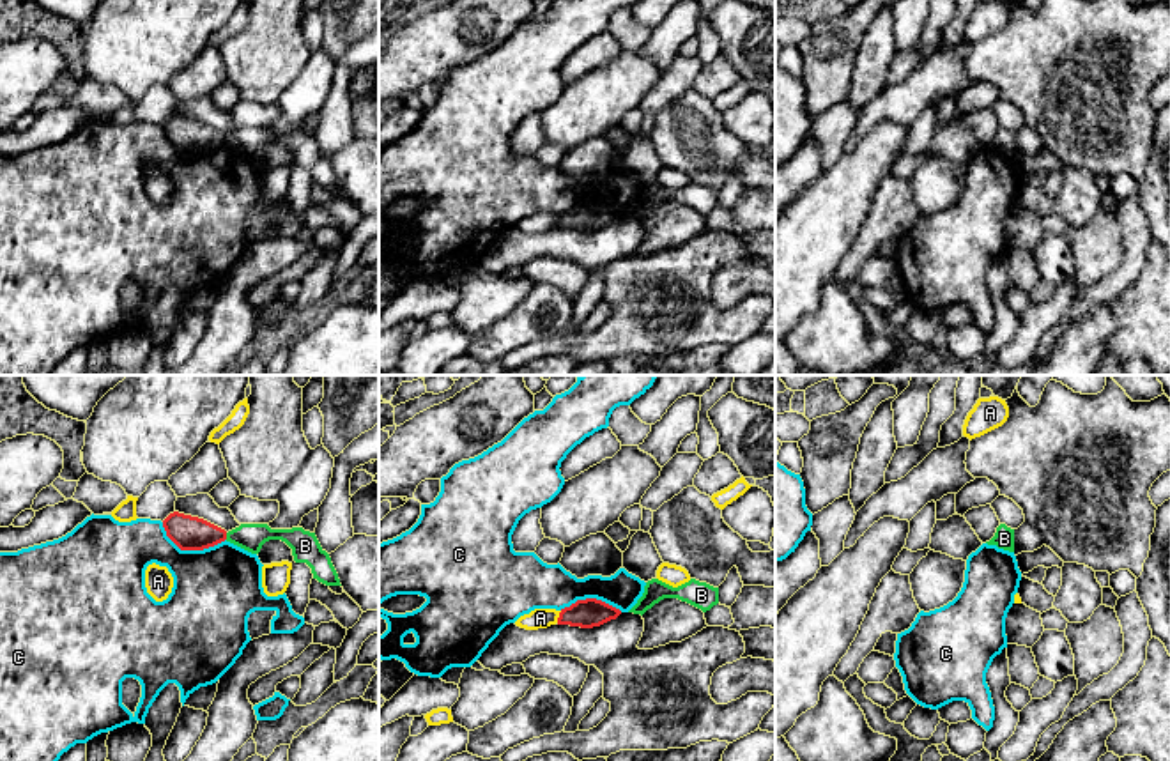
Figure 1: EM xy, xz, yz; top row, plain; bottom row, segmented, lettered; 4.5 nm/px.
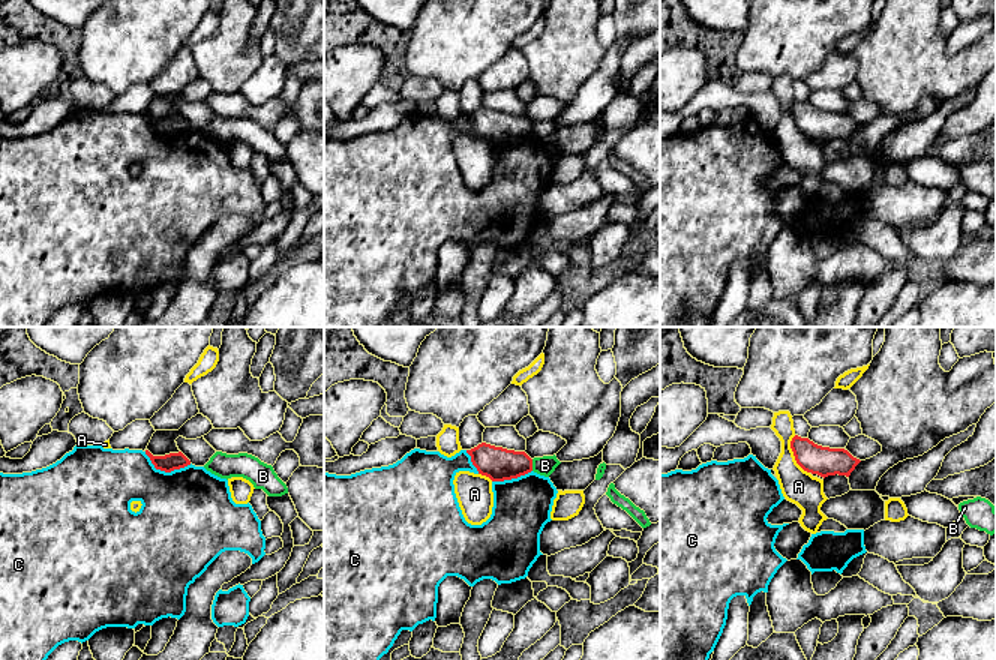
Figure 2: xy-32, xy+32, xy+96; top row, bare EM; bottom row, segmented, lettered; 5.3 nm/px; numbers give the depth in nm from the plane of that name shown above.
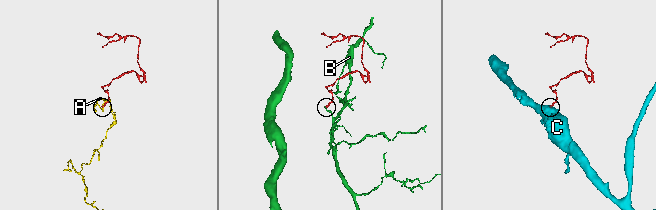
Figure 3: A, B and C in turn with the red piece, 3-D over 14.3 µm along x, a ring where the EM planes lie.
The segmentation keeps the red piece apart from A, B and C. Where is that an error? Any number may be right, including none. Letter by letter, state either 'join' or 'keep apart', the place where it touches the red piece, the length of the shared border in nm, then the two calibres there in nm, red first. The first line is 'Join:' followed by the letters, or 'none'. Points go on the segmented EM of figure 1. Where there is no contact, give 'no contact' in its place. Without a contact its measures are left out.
Join: none
A: keep apart; contact xz (560, 616); length 60 nm; calibres 130 and 100 nm
B: keep apart; contact xy (225, 537); length 30 nm; calibres 160 and 130 nm
C: keep apart; contact xy (190, 549); length 300 nm; calibres 160 and 380 nm

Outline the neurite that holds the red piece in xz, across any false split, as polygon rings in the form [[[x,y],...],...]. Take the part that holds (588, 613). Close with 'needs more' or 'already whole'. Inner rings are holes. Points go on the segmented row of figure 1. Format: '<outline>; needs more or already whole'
[[[586,598],[586,600],[577,600],[570,607],[561,609],[558,625],[593,628],[611,619],[616,619],[620,614],[621,614],[620,609],[602,600]]]; already whole

